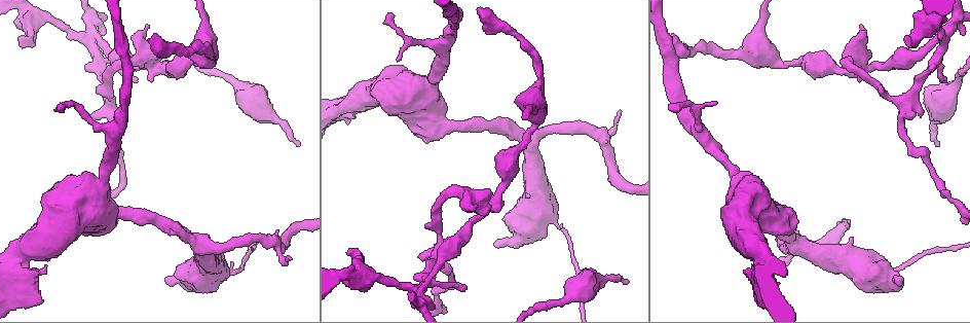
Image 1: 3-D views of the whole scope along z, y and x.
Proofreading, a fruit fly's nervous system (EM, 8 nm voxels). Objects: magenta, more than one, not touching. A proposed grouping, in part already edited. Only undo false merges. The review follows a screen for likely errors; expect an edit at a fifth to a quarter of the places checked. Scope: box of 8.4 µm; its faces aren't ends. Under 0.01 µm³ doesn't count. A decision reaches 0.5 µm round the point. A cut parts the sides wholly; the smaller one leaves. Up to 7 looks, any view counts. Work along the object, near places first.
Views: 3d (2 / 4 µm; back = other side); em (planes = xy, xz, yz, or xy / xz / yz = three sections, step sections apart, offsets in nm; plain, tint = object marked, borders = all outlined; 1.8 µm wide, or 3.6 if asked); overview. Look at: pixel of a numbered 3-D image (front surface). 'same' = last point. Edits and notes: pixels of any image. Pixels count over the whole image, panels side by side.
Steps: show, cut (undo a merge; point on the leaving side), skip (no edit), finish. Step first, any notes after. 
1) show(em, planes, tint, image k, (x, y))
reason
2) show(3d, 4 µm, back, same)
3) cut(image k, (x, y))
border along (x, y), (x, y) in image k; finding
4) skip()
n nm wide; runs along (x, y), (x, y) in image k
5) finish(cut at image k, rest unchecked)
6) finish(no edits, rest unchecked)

show(em, planes, tint, image 1, (89, 18))

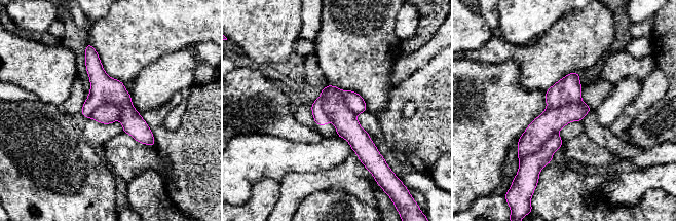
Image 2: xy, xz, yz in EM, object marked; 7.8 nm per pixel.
cut(image 2, (104, 89))
two neurons meet here

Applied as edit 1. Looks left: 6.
show(em, xy, step 4, tint, image 1, (699, 133))
two arms in line, one across

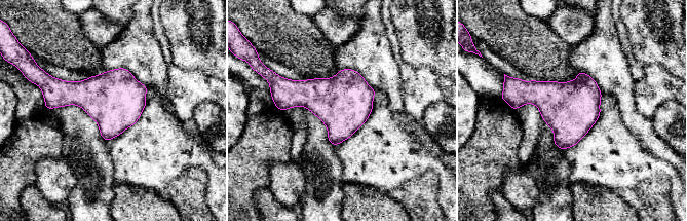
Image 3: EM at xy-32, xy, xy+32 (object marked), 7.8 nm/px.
skip()
420 nm wide; all the same neuron

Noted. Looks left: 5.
show(em, planes, borders, image 1, (13, 276))
thin neck

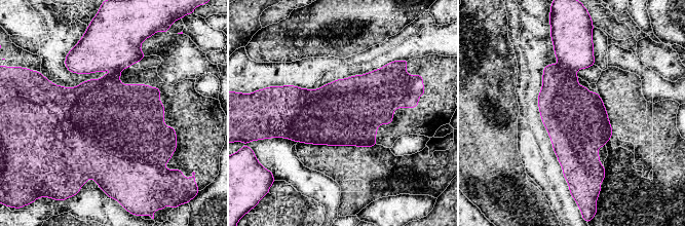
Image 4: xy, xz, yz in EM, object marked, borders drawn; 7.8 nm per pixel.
cut(image 4, (106, 100))
border along (120, 69), (114, 71) in image 4; a second neuron is stuck on

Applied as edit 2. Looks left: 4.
finish(cut at image 2, cut at image 4, rest unchecked)

